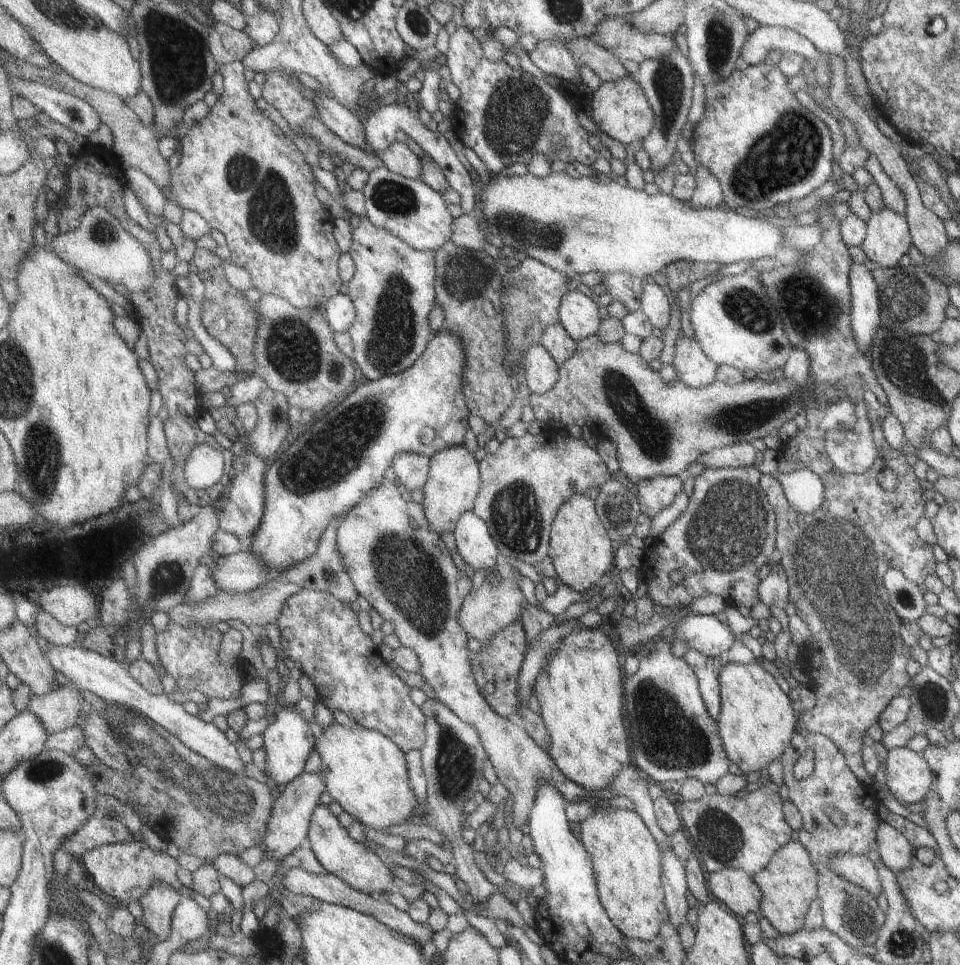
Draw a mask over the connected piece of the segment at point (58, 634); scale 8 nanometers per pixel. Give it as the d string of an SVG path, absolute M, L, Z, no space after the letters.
M40 606L34 630L42 640L50 642L52 645L76 645L76 640L78 640L78 627L61 623L53 614L43 611Z

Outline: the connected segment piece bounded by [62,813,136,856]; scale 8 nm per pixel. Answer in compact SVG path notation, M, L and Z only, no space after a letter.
M104 813L92 817L62 848L74 856L84 856L89 850L104 845L134 842L134 833L125 822Z

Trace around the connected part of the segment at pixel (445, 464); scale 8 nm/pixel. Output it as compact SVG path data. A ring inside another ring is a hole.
M466 445L444 449L431 458L431 473L424 488L423 505L434 532L439 535L454 534L464 513L470 513L482 488L482 475L478 474L478 462Z

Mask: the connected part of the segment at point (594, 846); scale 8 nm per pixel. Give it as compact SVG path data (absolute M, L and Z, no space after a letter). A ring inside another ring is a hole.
M609 806L596 808L578 824L581 843L592 857L600 902L612 924L628 938L654 940L669 914L661 879L661 848L642 817L637 812Z

